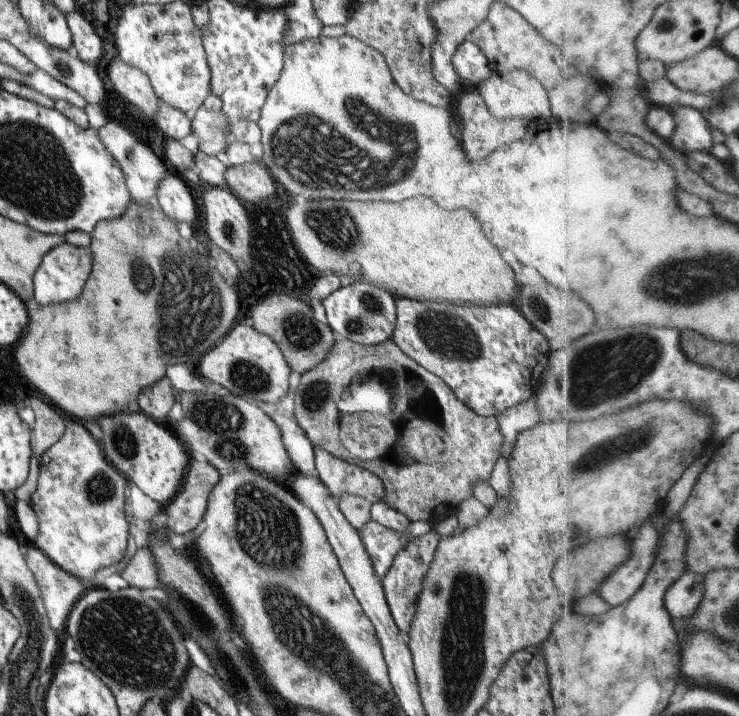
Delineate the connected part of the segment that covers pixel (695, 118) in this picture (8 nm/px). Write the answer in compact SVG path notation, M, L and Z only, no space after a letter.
M694 106L668 108L677 123L671 145L679 153L689 155L694 151L710 151L714 146L714 132L703 112Z

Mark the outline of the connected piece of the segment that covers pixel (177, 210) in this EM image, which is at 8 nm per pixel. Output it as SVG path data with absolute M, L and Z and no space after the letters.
M170 168L157 186L157 205L176 222L188 222L196 218L196 202L186 180Z

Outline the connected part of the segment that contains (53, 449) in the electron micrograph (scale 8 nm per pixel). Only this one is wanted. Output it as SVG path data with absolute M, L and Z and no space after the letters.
M72 421L65 428L65 434L56 443L53 444L40 458L40 472L37 480L37 487L30 500L30 505L36 513L39 522L38 535L35 541L32 542L34 546L38 547L54 564L57 564L64 572L78 577L91 587L89 582L94 578L95 573L99 568L110 566L110 564L119 563L125 555L125 548L128 540L128 522L126 521L126 514L124 513L124 502L126 502L126 478L120 474L110 462L108 462L100 444L92 437L88 429L84 425L77 424Z

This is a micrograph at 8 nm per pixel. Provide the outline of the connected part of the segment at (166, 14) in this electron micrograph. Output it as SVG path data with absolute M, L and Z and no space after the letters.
M180 1L165 5L136 5L132 2L118 10L118 23L114 32L118 57L146 73L160 101L167 102L190 116L203 107L204 100L209 96L211 77L201 32L194 25L191 7L192 5Z

